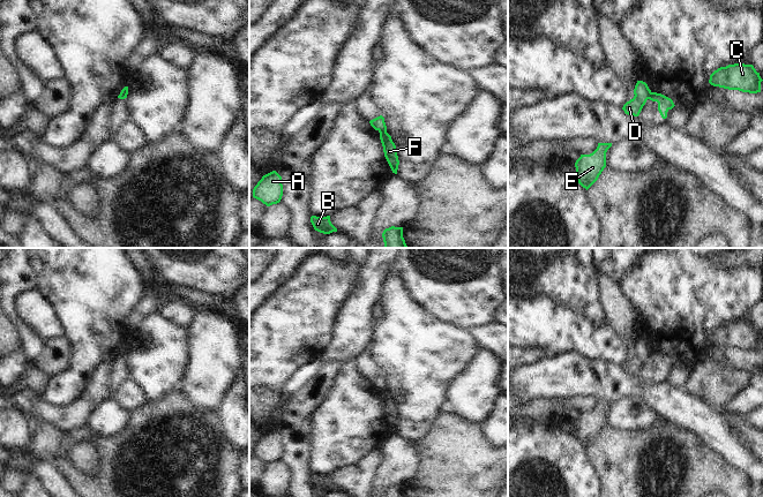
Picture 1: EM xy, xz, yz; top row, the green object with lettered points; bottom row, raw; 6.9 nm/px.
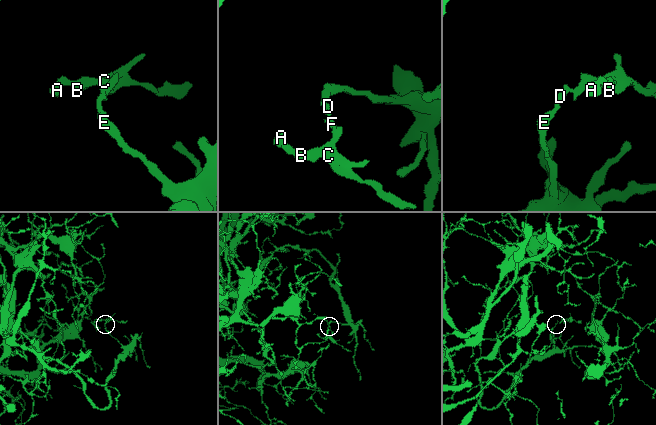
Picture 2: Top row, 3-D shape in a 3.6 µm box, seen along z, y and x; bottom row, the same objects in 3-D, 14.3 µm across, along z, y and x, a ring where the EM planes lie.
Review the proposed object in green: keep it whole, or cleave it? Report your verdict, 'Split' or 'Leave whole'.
Split

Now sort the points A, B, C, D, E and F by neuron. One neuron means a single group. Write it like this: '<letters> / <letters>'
A B C F / D E

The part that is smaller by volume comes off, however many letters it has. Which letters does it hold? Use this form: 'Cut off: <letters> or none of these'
Cut off: A, B, C, F

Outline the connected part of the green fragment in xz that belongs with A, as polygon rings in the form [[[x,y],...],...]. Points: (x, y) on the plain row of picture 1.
[[[276,429],[263,434],[253,447],[253,455],[261,459],[267,465],[279,461],[282,454],[282,435]]]

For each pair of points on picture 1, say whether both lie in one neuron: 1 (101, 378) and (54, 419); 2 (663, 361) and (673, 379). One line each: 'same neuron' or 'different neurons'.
1: same neuron
2: different neurons

